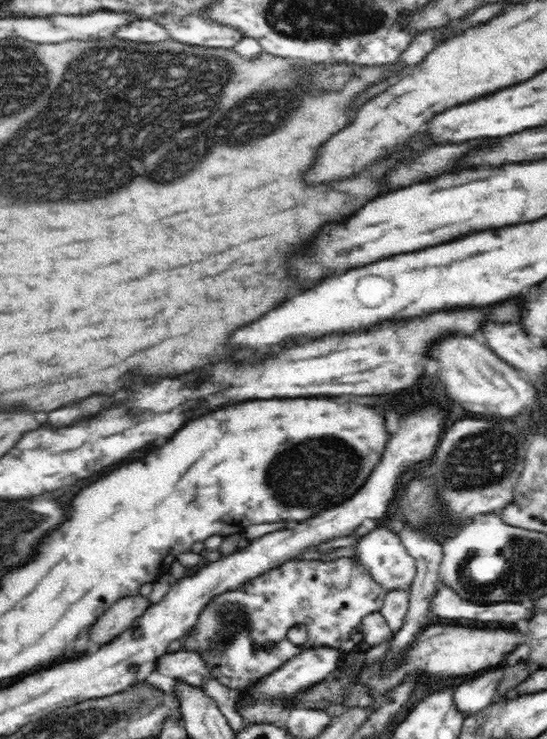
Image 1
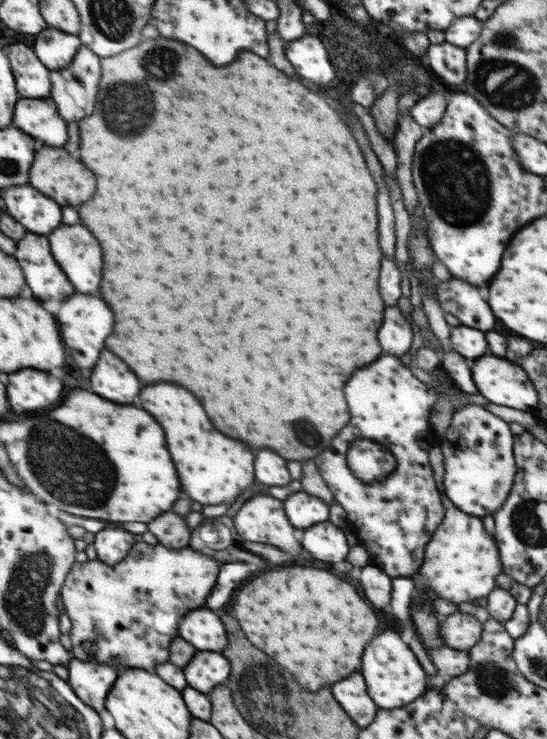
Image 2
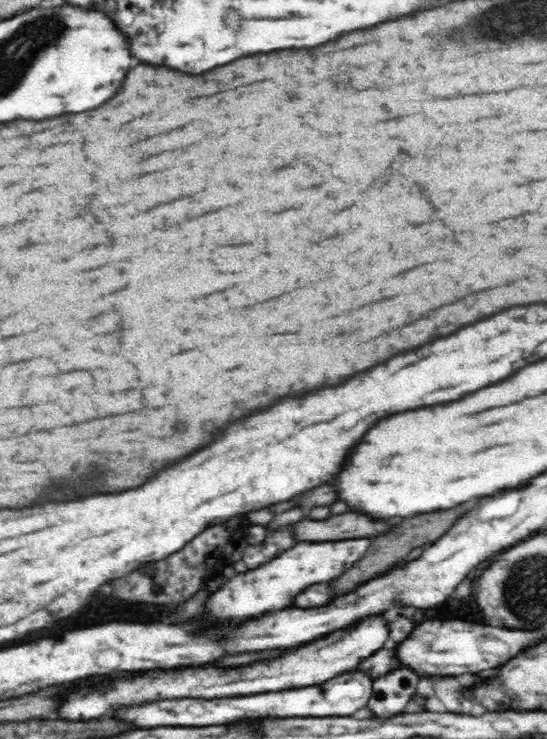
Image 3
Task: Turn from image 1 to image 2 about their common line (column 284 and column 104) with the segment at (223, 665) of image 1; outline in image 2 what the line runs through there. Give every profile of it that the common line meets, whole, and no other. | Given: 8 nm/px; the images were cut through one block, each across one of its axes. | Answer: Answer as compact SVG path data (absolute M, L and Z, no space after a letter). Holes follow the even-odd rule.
M138 541L131 554L120 564L108 564L97 558L95 561L77 562L68 575L64 585L64 596L67 614L72 619L70 633L73 641L72 652L76 658L85 661L98 660L100 664L112 666L136 666L148 672L156 672L158 664L168 663L171 640L179 636L179 624L183 616L204 604L210 590L216 584L216 574L220 572L220 562L210 556L196 551L192 547L171 549L160 543L147 544ZM86 640L94 640L97 653L90 654L84 648Z

